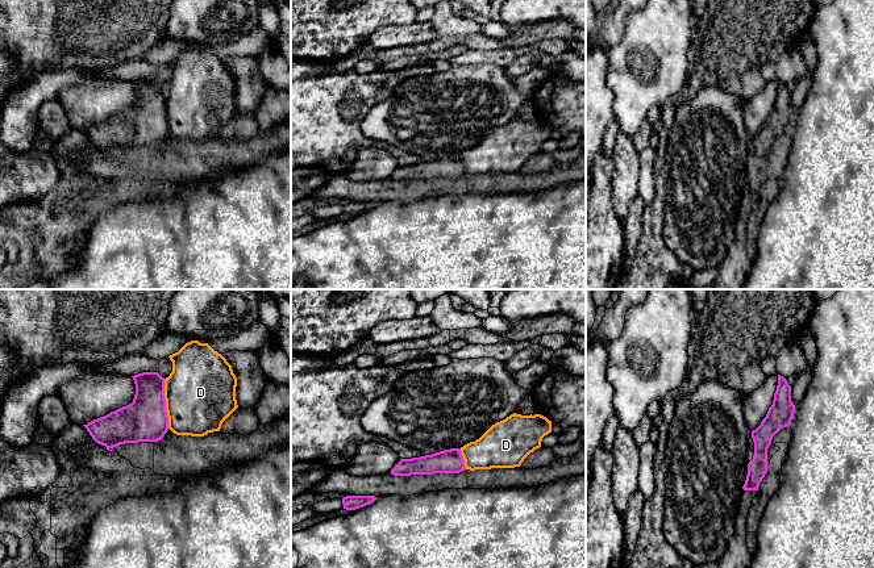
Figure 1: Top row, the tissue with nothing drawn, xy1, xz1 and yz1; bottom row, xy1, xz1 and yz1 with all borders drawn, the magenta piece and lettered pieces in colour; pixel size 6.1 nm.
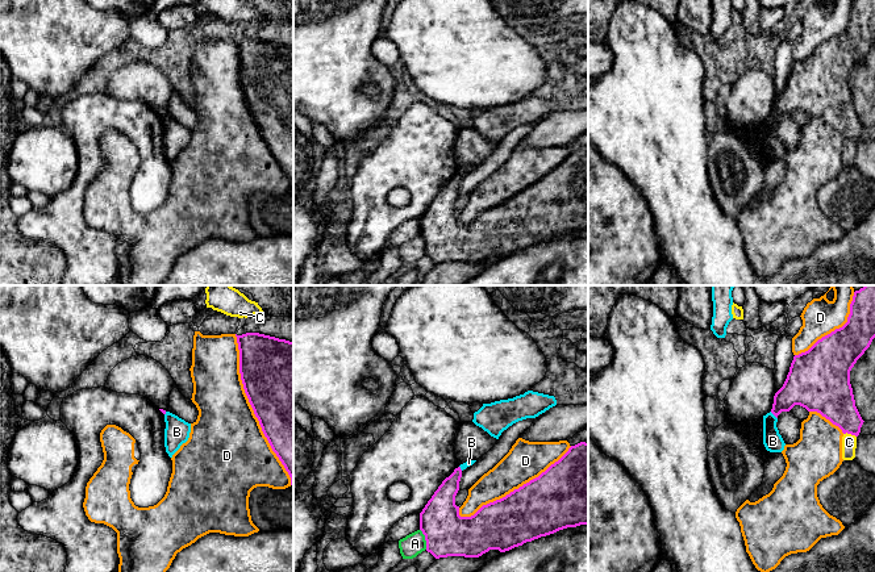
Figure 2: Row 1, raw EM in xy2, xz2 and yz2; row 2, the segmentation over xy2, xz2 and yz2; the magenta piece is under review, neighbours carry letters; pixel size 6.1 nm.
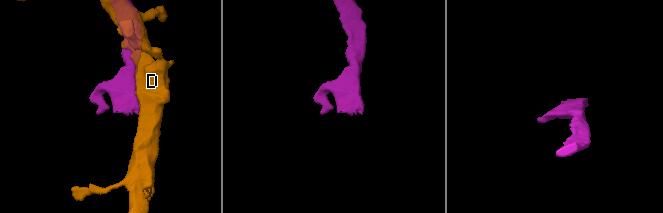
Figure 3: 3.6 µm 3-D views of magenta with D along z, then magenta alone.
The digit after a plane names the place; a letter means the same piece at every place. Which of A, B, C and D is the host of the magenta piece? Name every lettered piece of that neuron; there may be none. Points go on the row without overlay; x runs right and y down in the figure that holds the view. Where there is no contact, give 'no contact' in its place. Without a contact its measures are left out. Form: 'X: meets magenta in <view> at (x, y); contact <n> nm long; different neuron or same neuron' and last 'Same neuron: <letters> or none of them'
A: meets magenta in xz2 at (425, 245); contact 130 nm long; different neuron
B: meets magenta in yz2 at (774, 120); contact 60 nm long; different neuron
C: meets magenta in yz2 at (850, 138); contact 80 nm long; different neuron
D: meets magenta in xy2 at (253, 115); contact 1000 nm long; different neuron
Same neuron: none of them

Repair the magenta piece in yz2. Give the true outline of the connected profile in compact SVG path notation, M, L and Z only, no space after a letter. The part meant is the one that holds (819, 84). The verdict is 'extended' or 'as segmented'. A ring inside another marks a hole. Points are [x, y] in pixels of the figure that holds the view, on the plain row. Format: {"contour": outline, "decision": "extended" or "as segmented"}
{"contour": "M854 0L847 28L818 45L808 57L793 62L783 92L775 99L771 118L778 124L795 110L817 117L843 139L858 142L863 125L855 112L850 76L875 43L875 0Z", "decision": "as segmented"}

